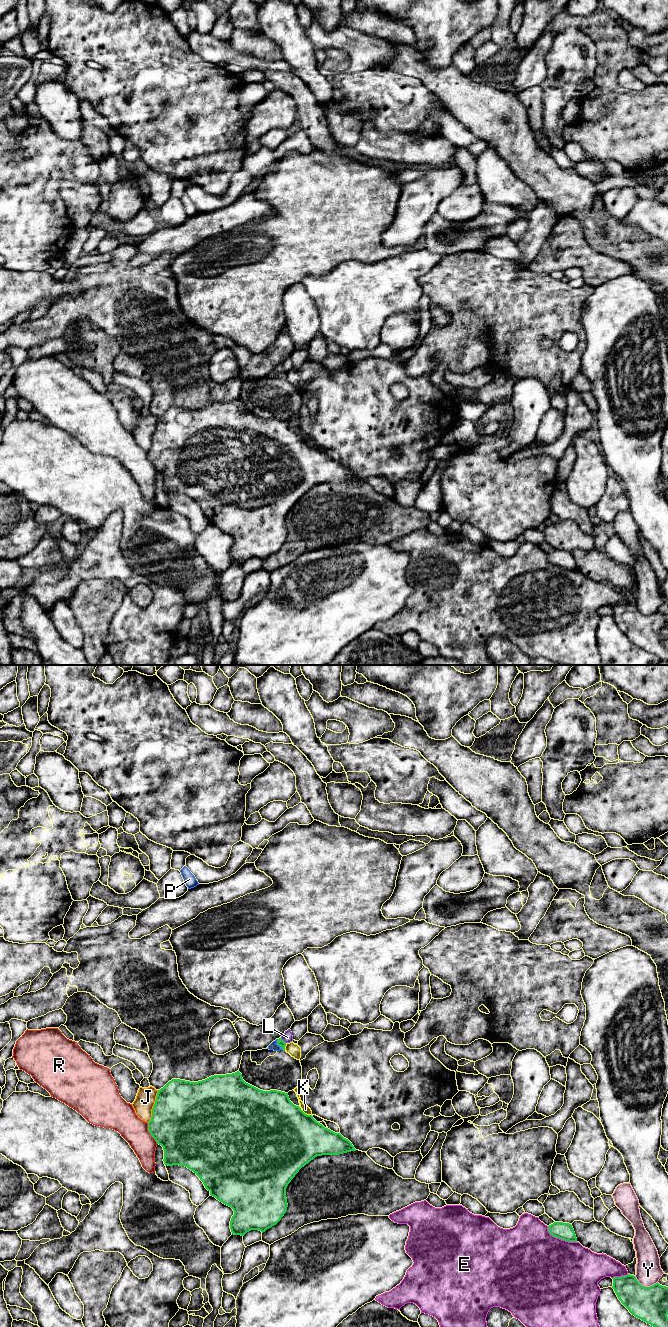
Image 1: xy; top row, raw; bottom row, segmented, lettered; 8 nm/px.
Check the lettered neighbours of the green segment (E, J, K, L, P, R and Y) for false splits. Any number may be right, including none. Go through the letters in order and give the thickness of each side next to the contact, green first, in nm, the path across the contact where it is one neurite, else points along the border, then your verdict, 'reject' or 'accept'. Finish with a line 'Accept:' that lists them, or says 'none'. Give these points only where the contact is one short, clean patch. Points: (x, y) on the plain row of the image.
E: calibres 140 and 480 nm; reject
J: calibres 500 and 160 nm; reject
K: calibres 500 and 60 nm; reject
L: calibres 60 and 90 nm; border xy (280, 366), (285, 371); reject
P: calibres 60 and 60 nm; way xy (280, 370), (278, 373), (273, 374); accept
R: calibres 460 and 220 nm; reject
Y: calibres 280 and 200 nm; border xy (634, 604), (645, 614), (657, 611); reject
Accept: P

